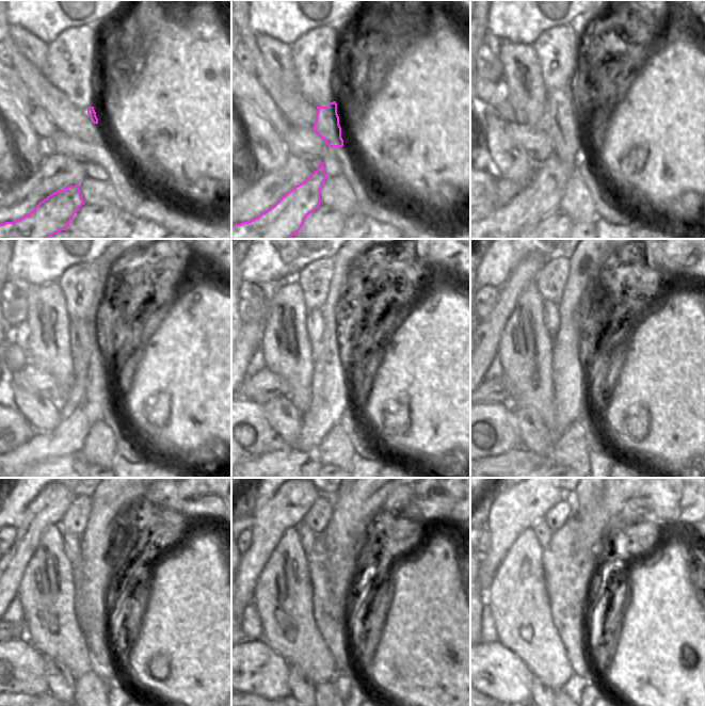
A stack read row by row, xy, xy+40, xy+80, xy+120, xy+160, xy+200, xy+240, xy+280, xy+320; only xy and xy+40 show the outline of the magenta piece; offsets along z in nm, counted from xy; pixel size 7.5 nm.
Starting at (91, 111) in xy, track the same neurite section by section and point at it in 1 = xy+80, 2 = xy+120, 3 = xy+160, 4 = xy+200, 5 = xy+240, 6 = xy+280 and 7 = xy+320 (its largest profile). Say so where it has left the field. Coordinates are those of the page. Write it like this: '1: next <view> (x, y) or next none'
1: next xy+80 (562, 121)
2: next xy+120 (90, 395)
3: next xy+160 (330, 390)
4: next xy+200 (589, 265)
5: next xy+240 (111, 512)
6: next xy+280 (354, 509)
7: next xy+320 (612, 499)

